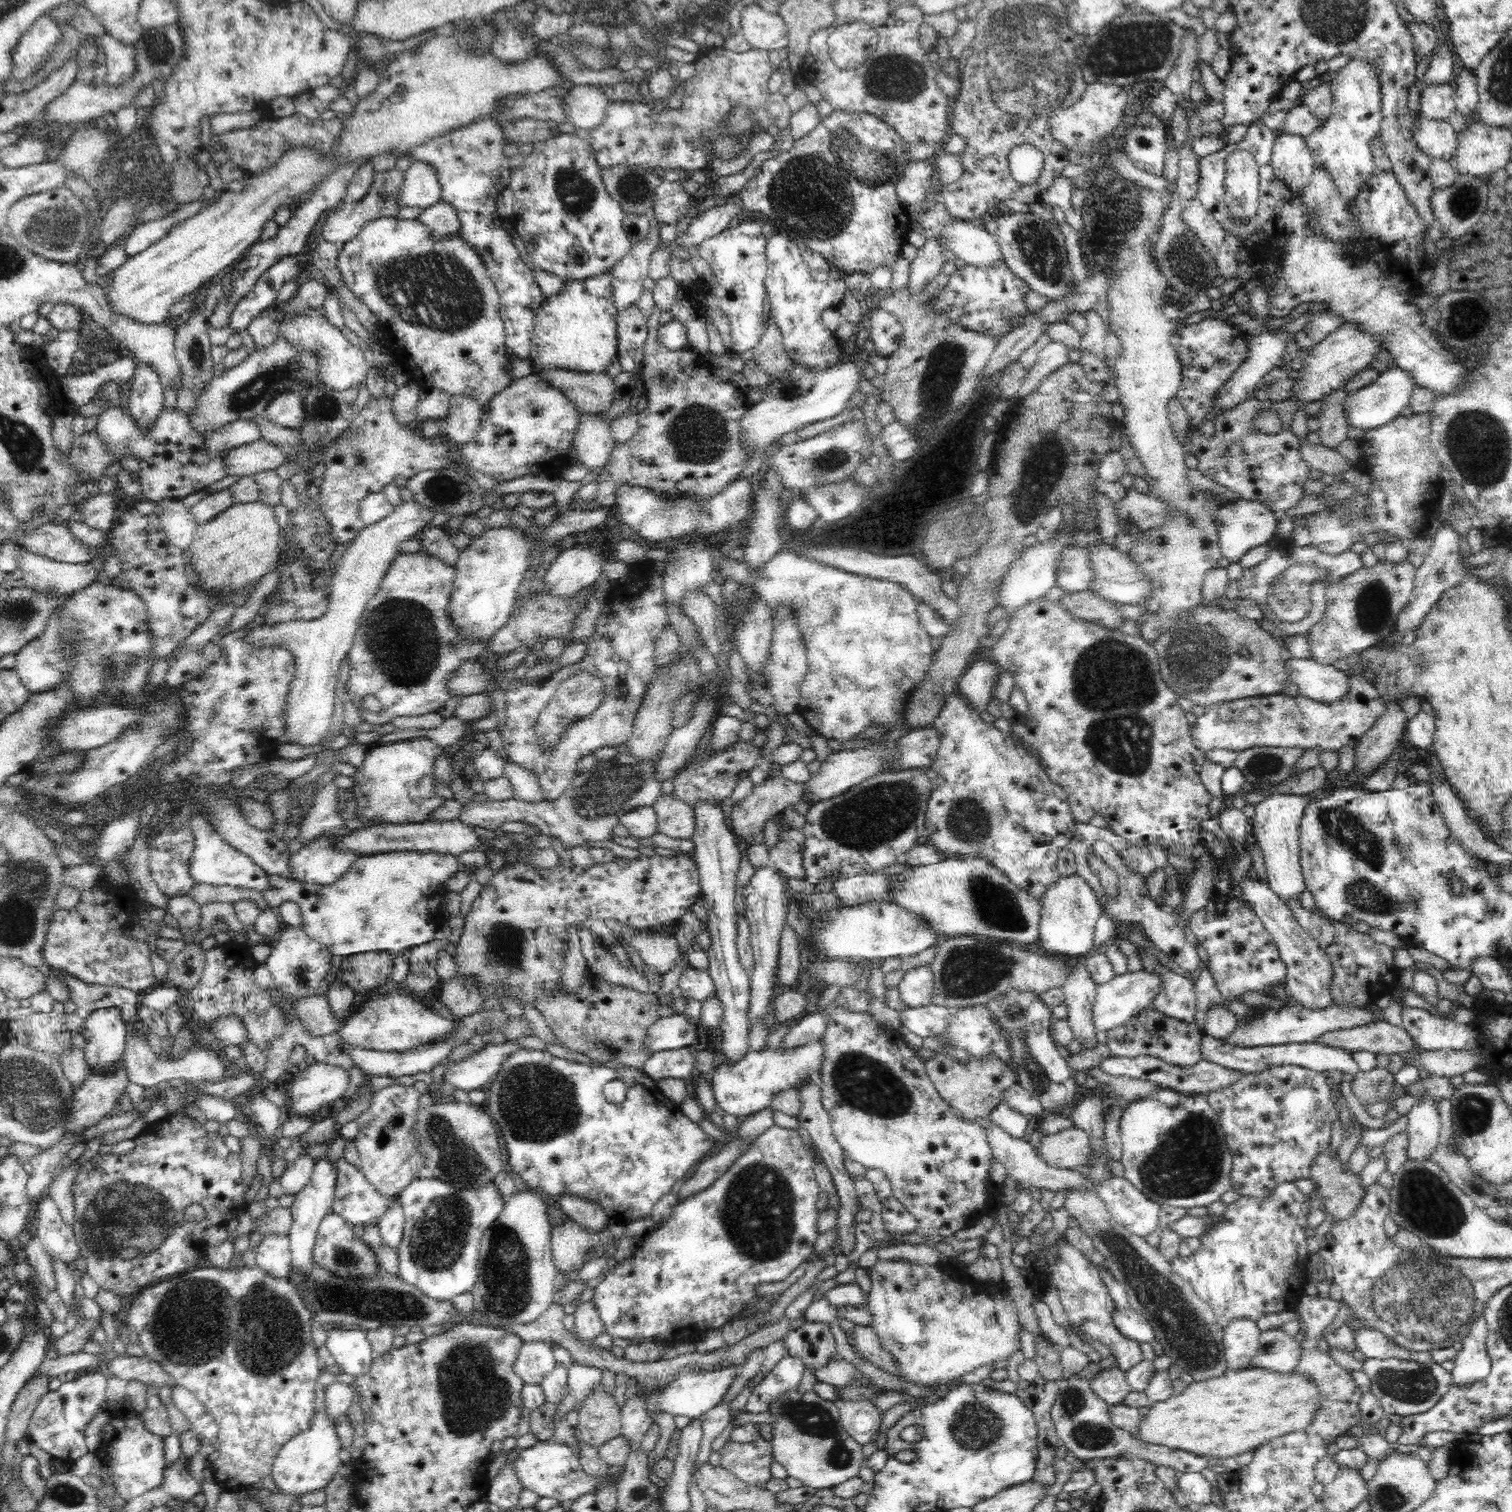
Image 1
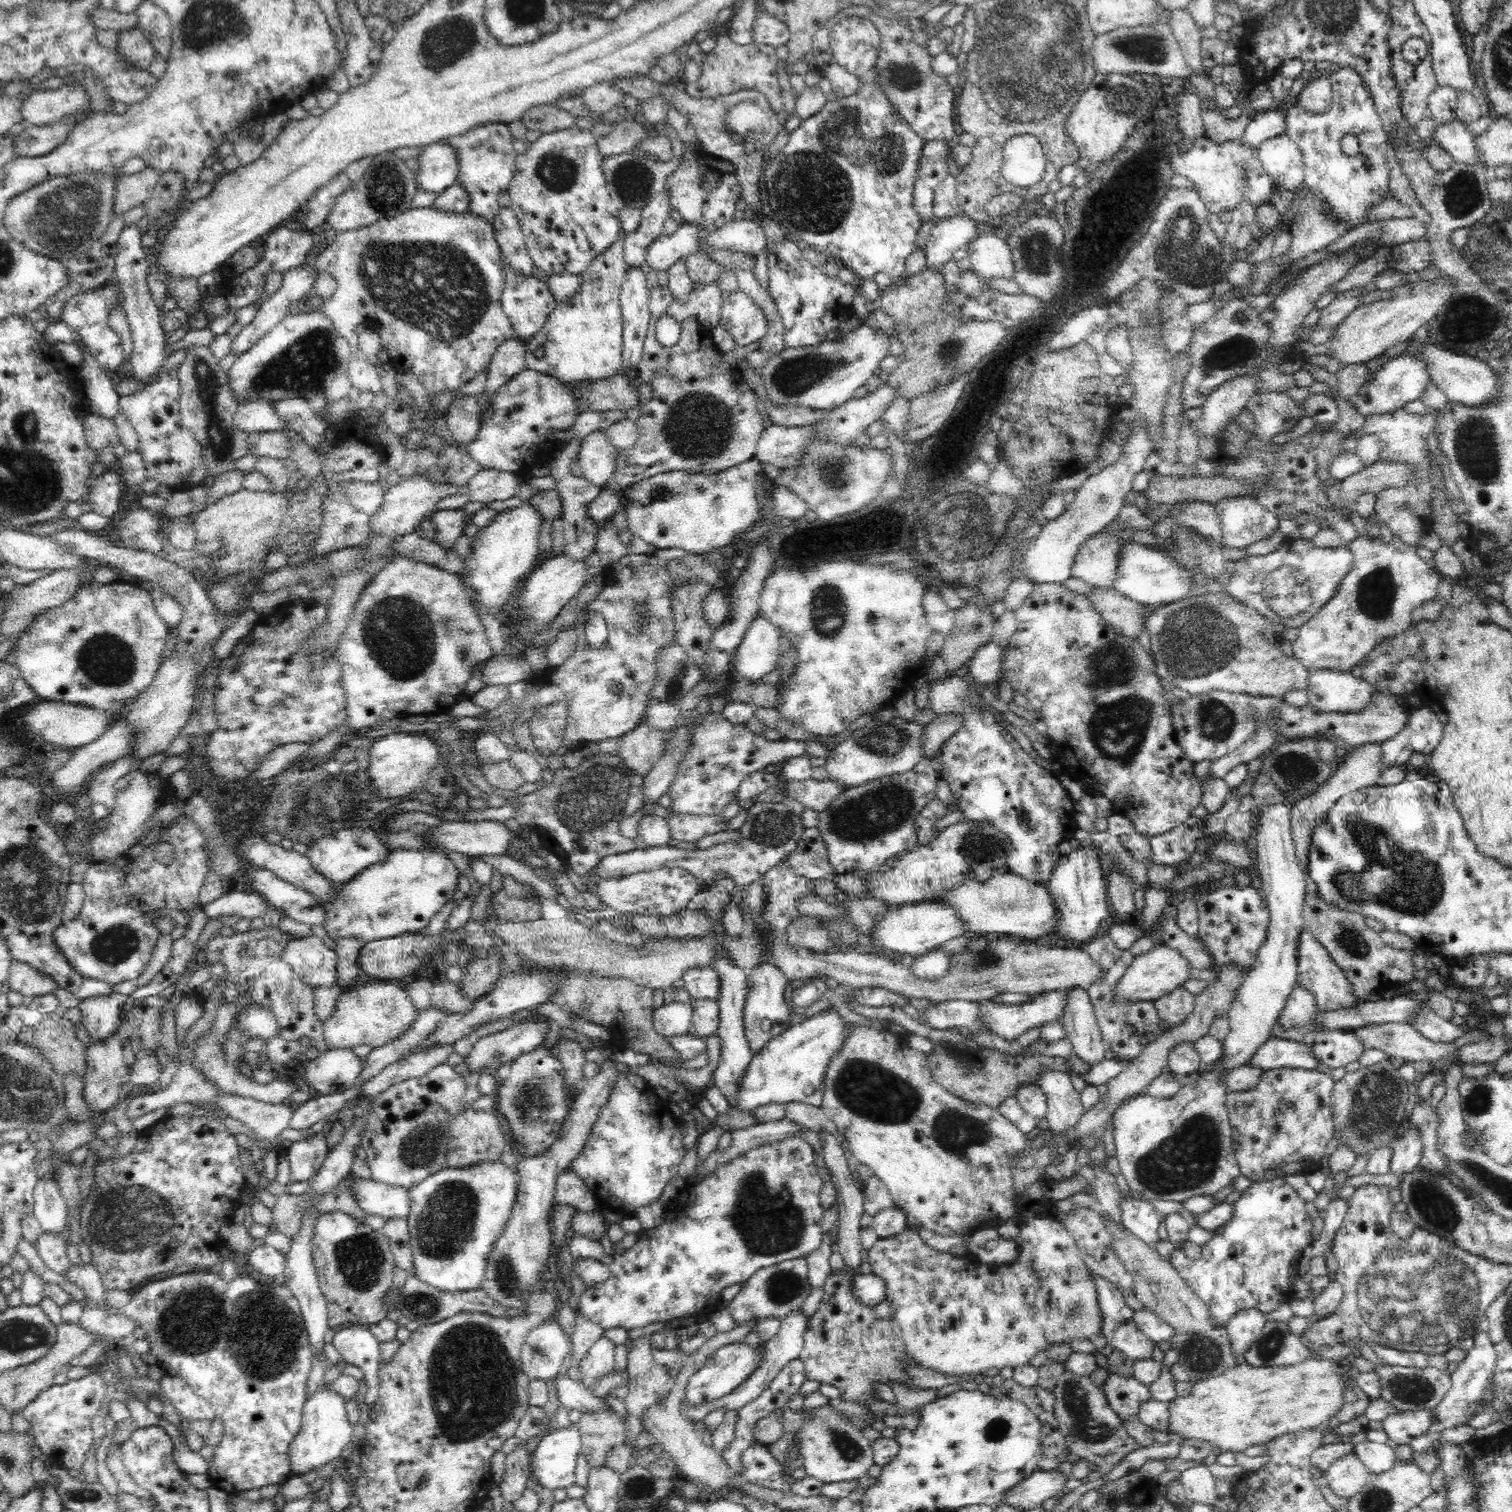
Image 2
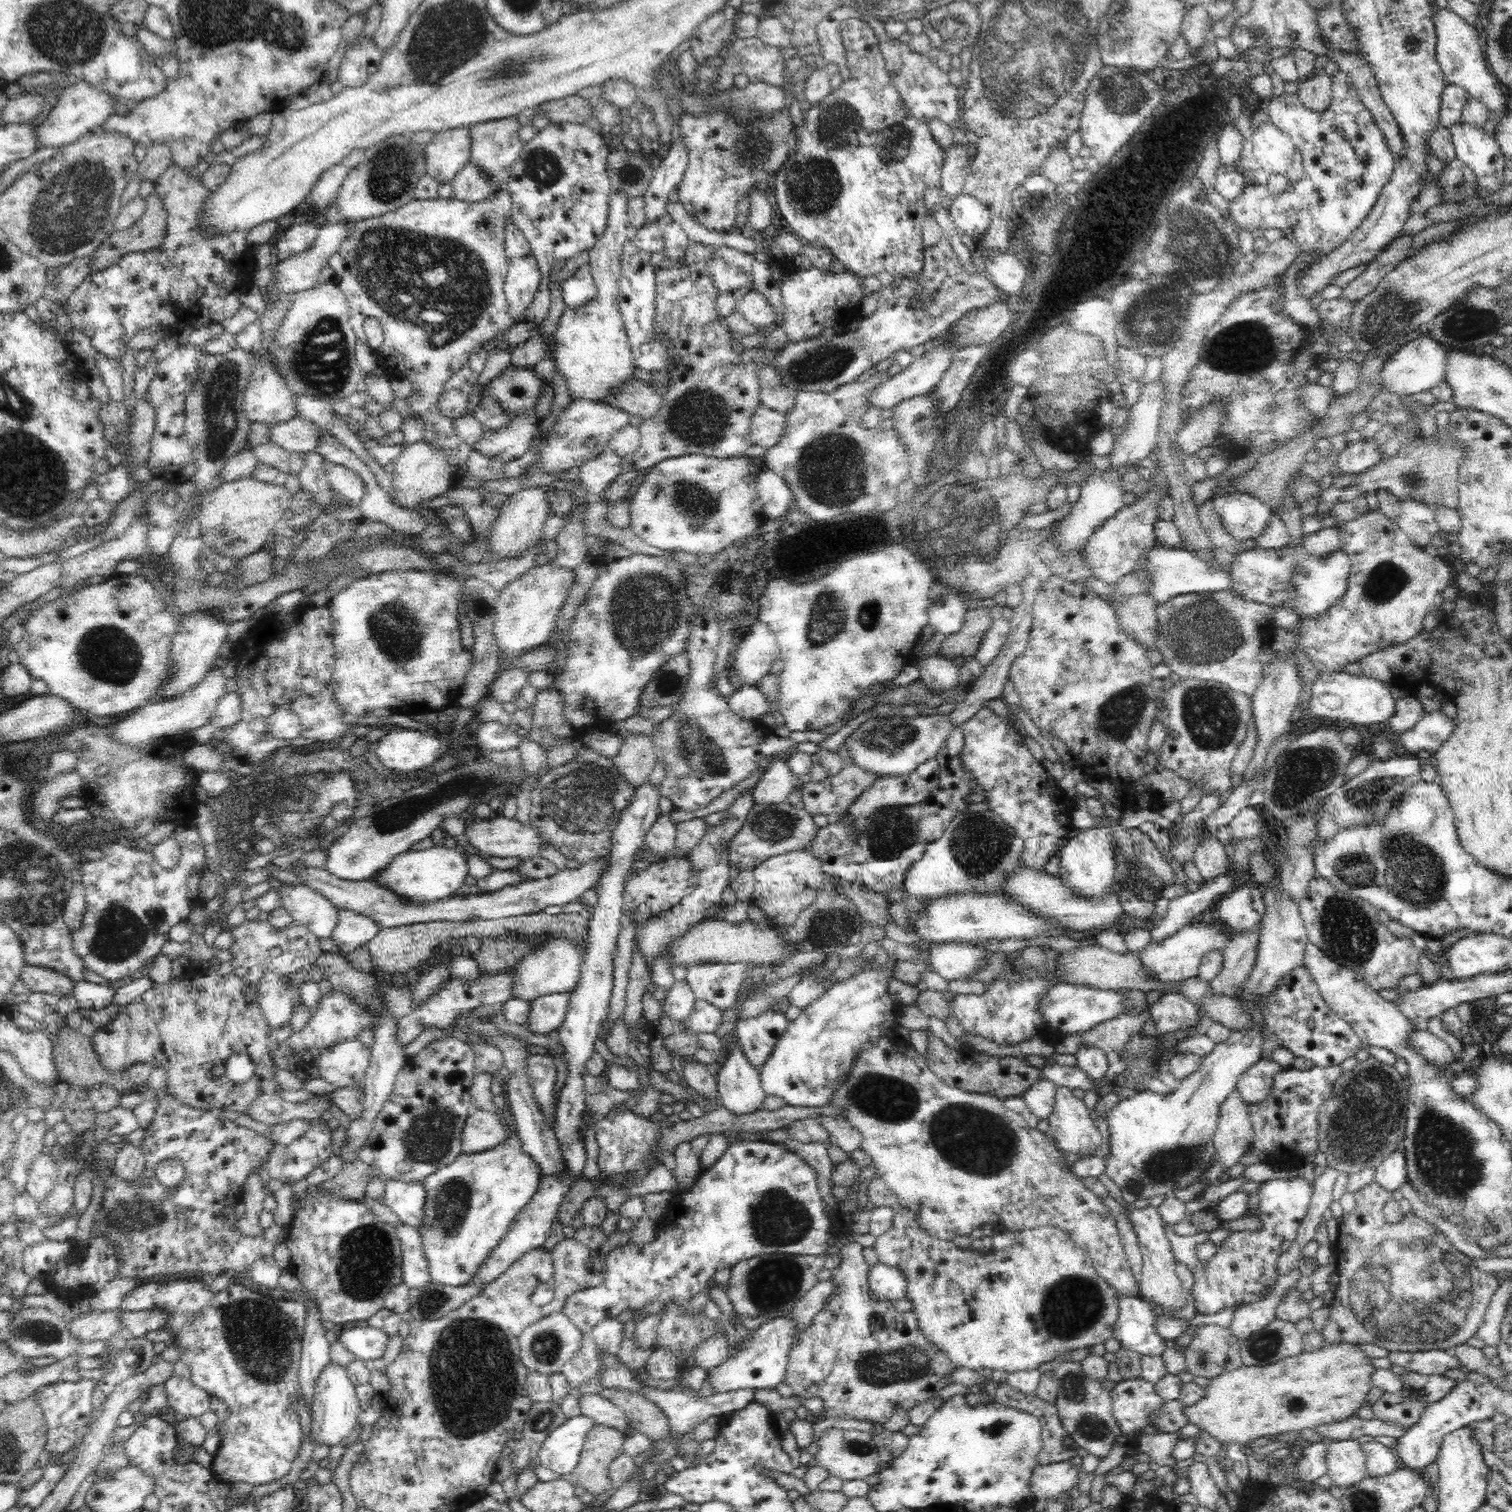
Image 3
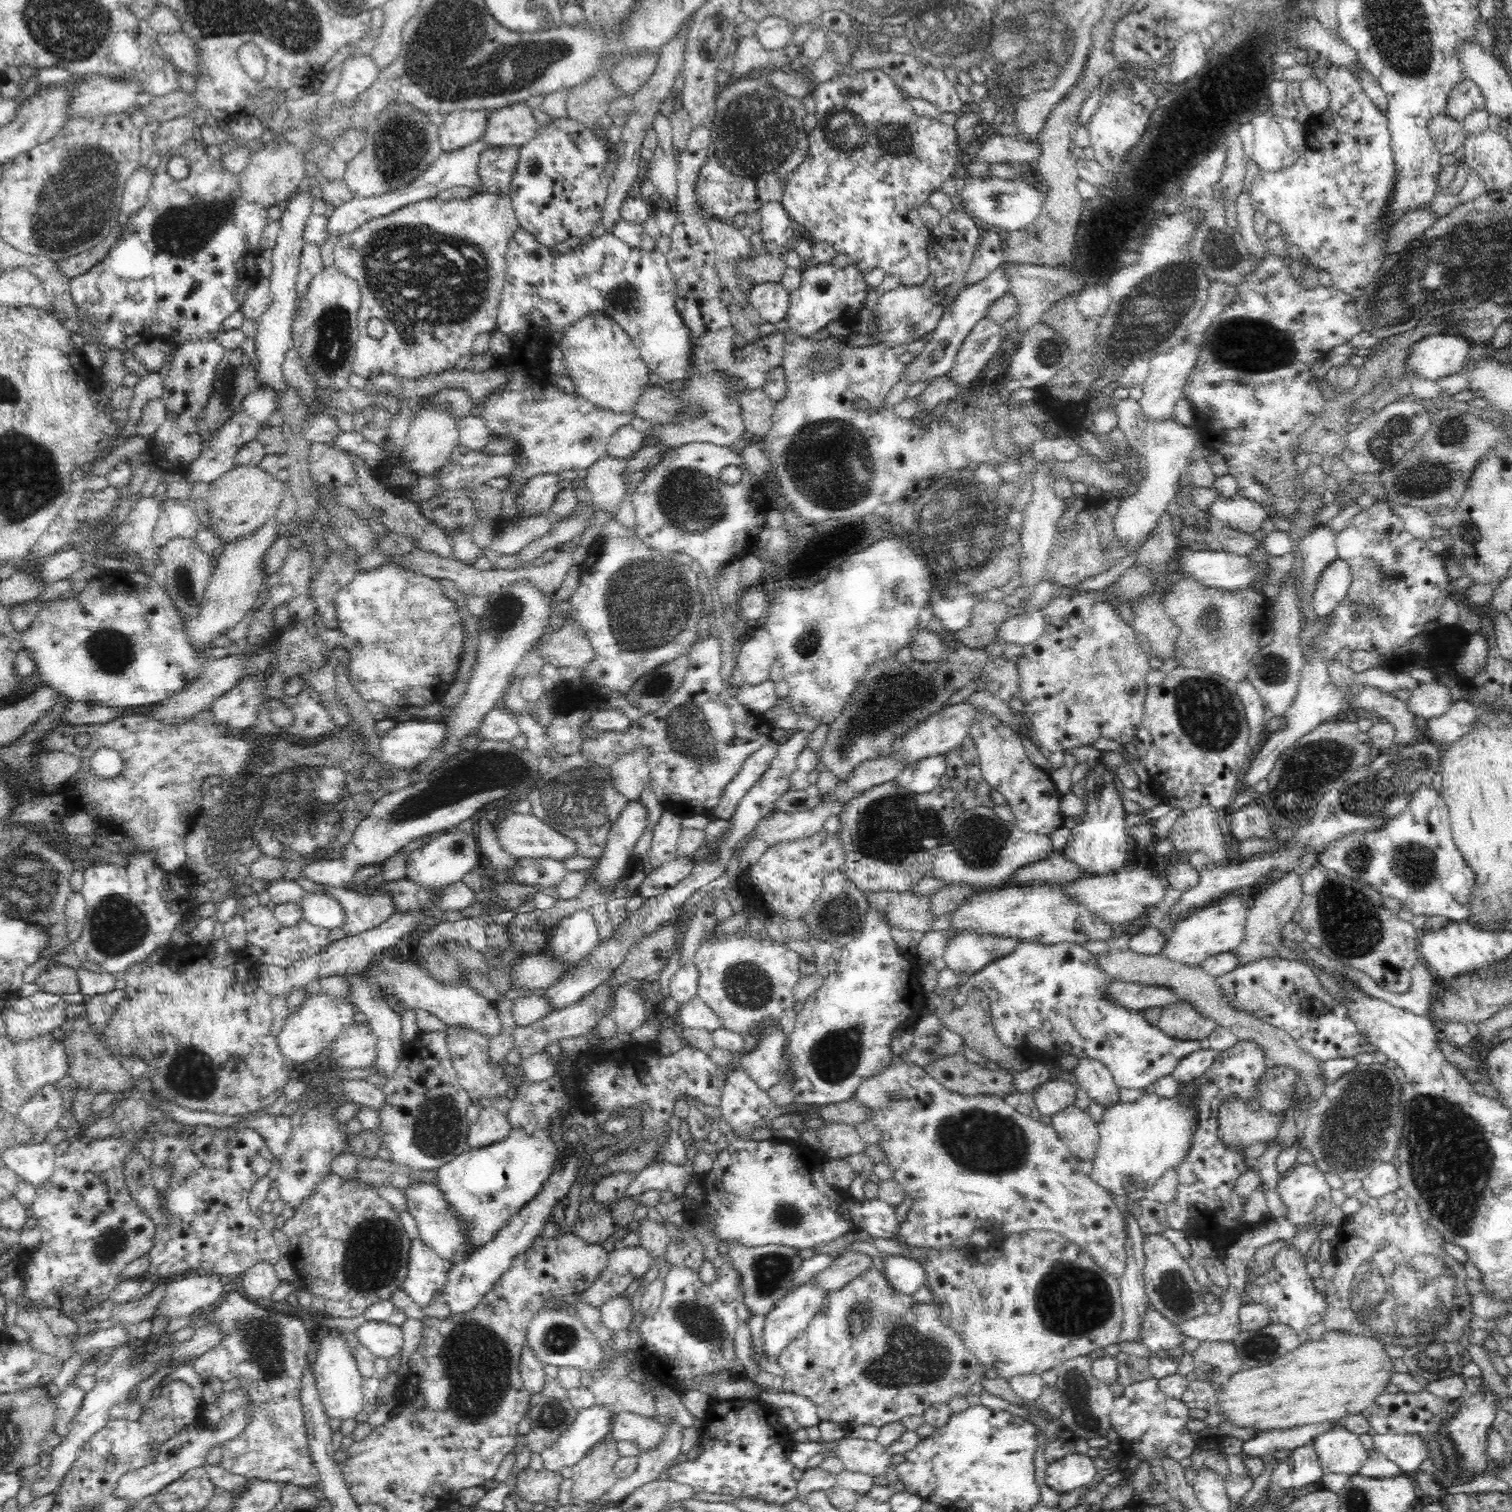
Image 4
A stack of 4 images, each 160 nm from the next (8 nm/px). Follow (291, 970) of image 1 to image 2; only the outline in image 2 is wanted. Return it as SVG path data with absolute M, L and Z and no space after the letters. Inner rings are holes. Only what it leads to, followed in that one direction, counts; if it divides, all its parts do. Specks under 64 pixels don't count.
M316 935L294 938L282 950L282 961L309 987L338 986L337 954Z

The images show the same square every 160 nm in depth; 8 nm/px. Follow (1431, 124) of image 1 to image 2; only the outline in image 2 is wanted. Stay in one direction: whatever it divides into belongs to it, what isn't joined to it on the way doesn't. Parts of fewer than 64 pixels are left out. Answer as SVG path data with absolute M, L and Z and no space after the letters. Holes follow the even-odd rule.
M1454 119L1438 124L1433 133L1433 140L1436 145L1446 149L1456 163L1478 163L1480 153L1478 153L1476 135L1468 129L1467 123Z

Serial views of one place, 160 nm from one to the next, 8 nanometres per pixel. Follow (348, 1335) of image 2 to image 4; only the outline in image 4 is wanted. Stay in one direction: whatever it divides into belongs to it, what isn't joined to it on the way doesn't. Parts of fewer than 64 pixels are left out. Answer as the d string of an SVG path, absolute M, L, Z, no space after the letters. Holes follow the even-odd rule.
M367 1321L355 1333L360 1345L364 1345L376 1358L390 1359L404 1346L401 1326L393 1326L388 1322Z

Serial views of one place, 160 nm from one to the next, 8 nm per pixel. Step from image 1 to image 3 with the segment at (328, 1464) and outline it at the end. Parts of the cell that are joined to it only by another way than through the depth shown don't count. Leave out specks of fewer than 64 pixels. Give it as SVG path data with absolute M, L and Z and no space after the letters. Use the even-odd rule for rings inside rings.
M330 1361L316 1380L311 1410L311 1436L314 1444L334 1446L345 1440L356 1426L364 1407L361 1406L356 1386L346 1373L346 1367ZM358 1416L358 1417L357 1417Z

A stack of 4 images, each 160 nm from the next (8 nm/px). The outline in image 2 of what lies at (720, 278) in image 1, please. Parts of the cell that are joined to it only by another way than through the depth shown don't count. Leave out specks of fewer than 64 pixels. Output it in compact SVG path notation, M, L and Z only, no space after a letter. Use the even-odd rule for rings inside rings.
M751 216L727 223L716 232L705 233L703 238L715 251L731 250L733 253L742 252L754 256L768 246L764 229L758 219ZM740 290L725 295L720 324L733 336L736 345L745 347L759 341L768 330L762 309Z

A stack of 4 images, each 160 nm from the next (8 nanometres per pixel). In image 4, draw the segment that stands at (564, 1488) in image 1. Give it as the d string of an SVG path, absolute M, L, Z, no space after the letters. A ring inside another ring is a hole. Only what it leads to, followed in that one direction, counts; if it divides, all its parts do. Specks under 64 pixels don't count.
M604 1405L580 1409L574 1422L556 1438L556 1442L541 1452L544 1469L560 1472L566 1467L573 1468L587 1456L588 1450L610 1437L615 1412L611 1406Z

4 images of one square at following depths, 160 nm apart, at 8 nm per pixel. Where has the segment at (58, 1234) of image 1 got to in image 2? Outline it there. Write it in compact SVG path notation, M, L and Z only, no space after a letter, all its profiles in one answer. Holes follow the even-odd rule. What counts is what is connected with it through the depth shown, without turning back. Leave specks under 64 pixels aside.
M50 1174L40 1179L34 1190L33 1214L41 1225L42 1232L59 1234L67 1238L67 1203L61 1196L59 1186L50 1179Z

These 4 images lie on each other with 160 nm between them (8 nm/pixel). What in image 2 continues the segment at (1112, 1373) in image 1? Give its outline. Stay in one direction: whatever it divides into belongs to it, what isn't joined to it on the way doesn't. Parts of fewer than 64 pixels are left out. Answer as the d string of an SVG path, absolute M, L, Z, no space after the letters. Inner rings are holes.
M1109 1374L1102 1390L1108 1399L1110 1407L1122 1420L1137 1416L1140 1404L1152 1399L1149 1385L1144 1385L1134 1377L1124 1377Z

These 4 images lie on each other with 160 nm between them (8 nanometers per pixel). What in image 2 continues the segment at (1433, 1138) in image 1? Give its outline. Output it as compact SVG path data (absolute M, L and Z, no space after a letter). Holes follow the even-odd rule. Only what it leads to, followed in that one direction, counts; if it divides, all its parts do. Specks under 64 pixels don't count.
M1410 1124L1410 1129L1407 1132L1401 1132L1400 1137L1393 1142L1390 1173L1402 1176L1418 1168L1423 1145L1418 1131L1417 1126Z

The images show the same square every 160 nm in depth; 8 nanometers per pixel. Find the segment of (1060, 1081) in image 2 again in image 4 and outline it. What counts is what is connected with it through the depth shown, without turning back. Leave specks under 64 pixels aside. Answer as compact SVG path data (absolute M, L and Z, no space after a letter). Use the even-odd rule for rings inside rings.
M1072 1104L1054 1114L1051 1125L1078 1160L1094 1160L1100 1142L1099 1123L1090 1113Z

